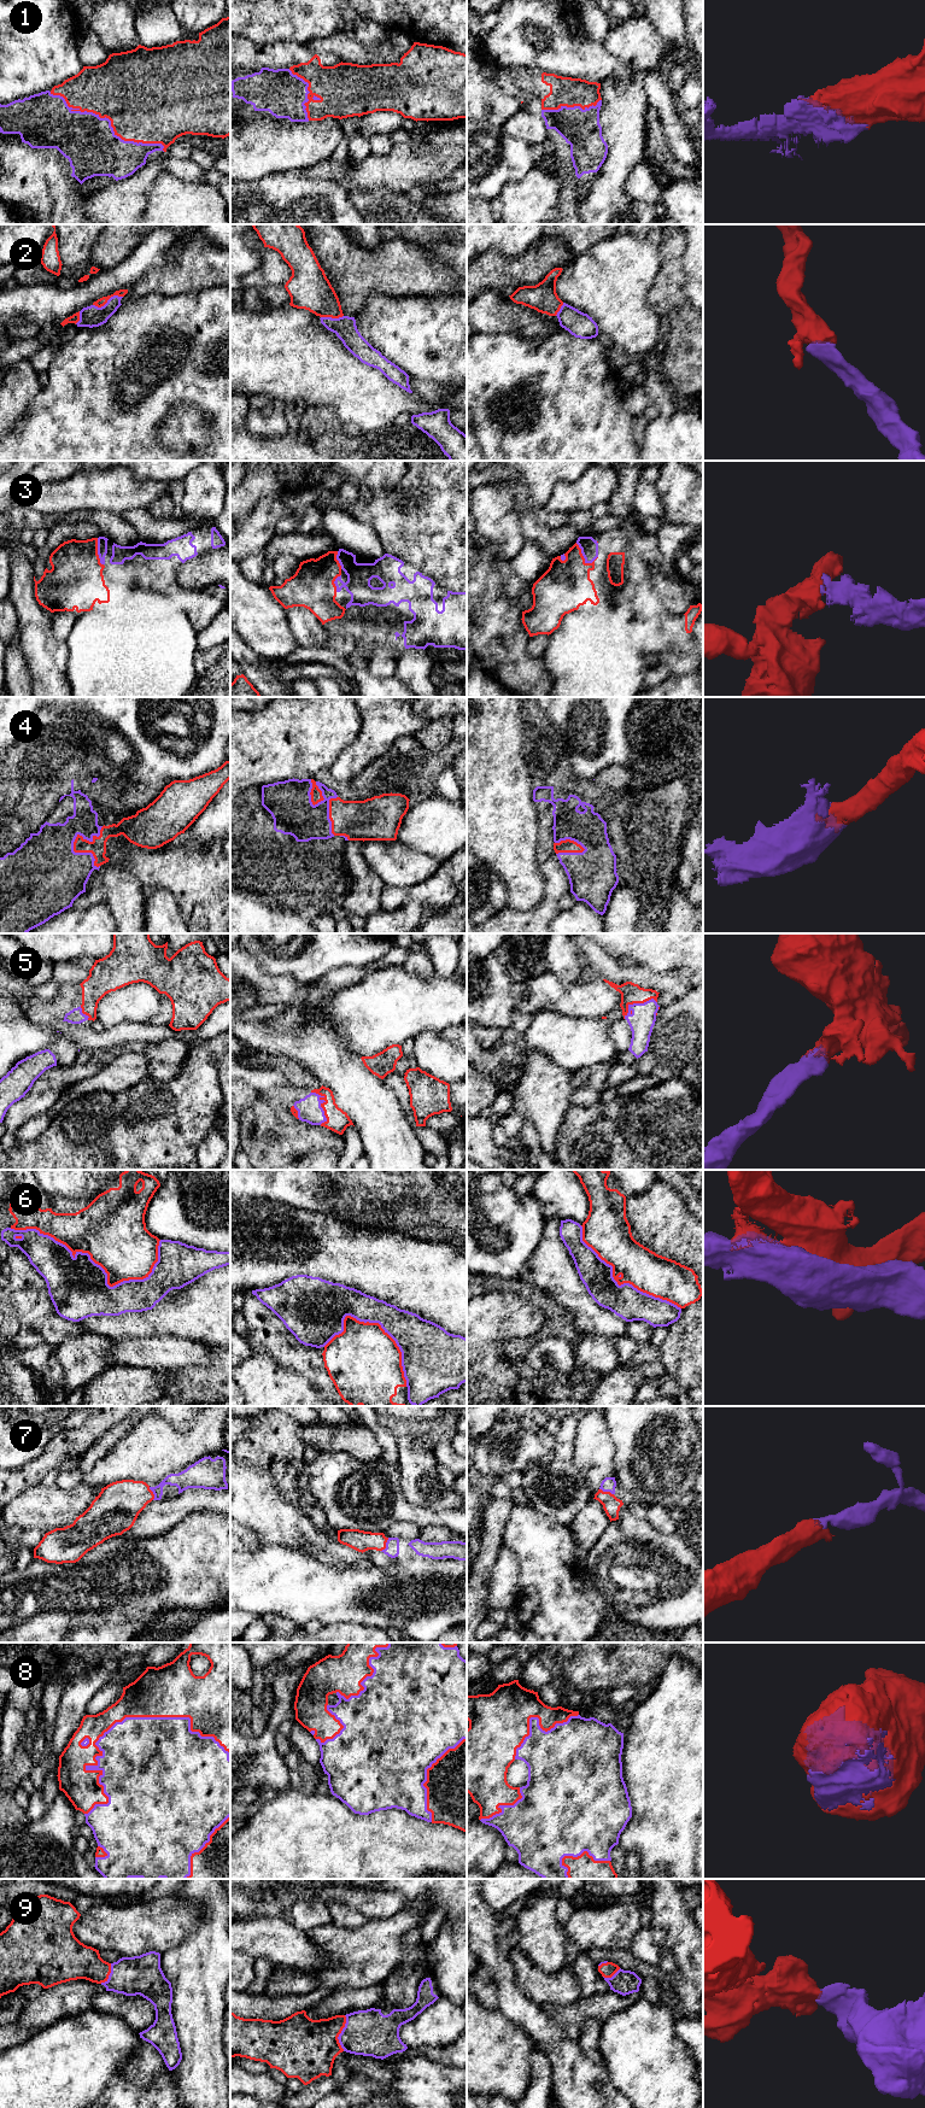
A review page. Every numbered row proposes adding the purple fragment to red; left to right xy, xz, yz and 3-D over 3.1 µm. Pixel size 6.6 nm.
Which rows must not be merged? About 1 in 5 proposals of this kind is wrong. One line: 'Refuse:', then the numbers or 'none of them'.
Refuse: 6

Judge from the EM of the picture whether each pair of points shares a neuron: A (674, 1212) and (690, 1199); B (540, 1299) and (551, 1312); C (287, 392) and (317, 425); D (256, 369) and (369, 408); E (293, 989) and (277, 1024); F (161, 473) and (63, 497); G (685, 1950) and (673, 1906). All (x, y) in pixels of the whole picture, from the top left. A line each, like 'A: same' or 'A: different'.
A: different
B: same
C: different
D: same
E: different
F: different
G: same

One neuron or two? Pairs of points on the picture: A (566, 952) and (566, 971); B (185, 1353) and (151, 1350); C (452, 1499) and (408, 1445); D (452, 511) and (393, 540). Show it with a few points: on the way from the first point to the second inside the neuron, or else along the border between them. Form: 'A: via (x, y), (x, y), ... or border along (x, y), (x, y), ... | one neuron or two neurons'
A: via (566, 956), (566, 966) | one neuron
B: via (176, 1353), (159, 1353) | one neuron
C: via (443, 1487), (439, 1487), (415, 1461) | one neuron
D: via (438, 519), (413, 521), (408, 526) | one neuron

